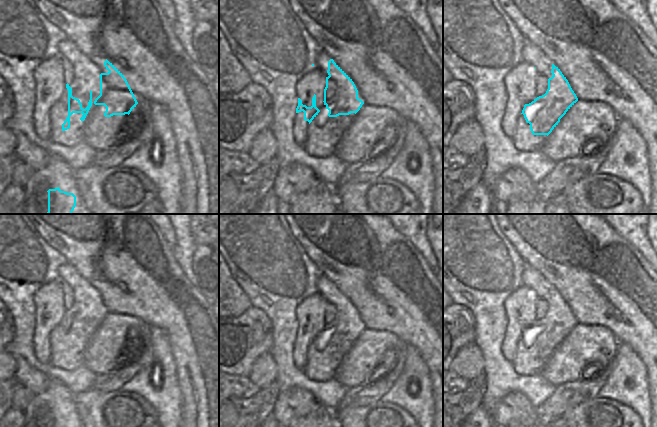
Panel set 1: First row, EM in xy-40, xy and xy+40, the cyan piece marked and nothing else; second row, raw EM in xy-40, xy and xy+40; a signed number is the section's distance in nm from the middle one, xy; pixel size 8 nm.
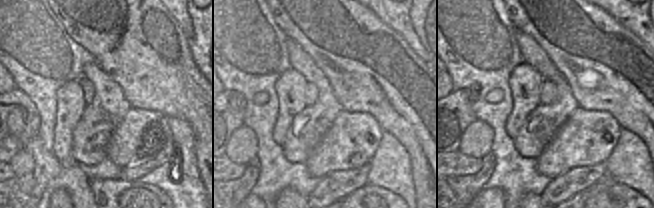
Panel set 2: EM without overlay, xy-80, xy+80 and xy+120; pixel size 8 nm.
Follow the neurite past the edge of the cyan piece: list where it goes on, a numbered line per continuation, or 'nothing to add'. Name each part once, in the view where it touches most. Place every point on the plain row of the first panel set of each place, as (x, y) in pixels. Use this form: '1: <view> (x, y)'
1: xy-40 (80, 311)

